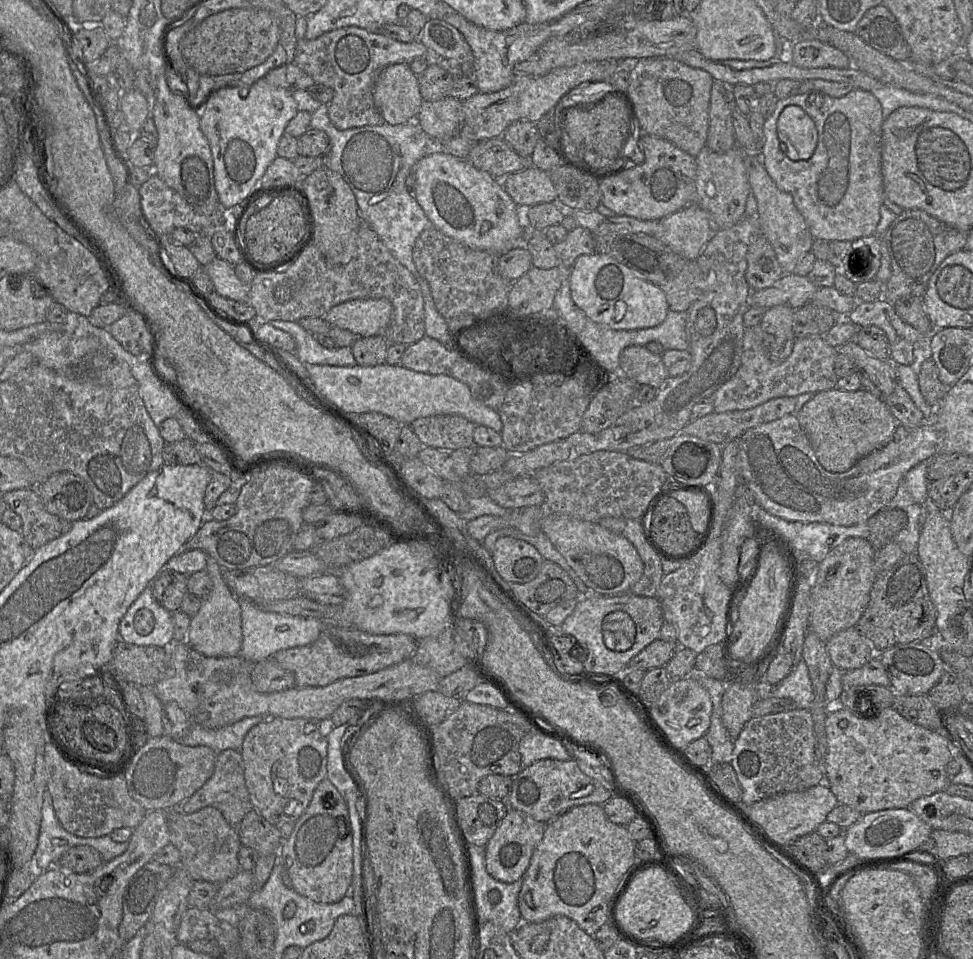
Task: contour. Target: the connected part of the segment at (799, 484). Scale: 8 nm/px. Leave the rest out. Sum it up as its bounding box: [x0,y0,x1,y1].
[738,414,939,526]

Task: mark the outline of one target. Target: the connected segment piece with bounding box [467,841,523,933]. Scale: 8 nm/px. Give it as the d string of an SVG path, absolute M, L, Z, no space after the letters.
M467 841L471 857L471 880L476 911L480 925L492 922L506 933L513 932L523 922L518 906L518 895L522 887L522 878L513 883L504 883L494 879L486 869L485 847Z

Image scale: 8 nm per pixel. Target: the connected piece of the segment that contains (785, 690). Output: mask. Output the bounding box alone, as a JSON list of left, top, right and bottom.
[770,660,814,710]

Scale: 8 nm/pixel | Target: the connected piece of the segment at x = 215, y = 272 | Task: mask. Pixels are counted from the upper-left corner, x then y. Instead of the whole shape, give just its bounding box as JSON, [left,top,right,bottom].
[202,257,250,302]

